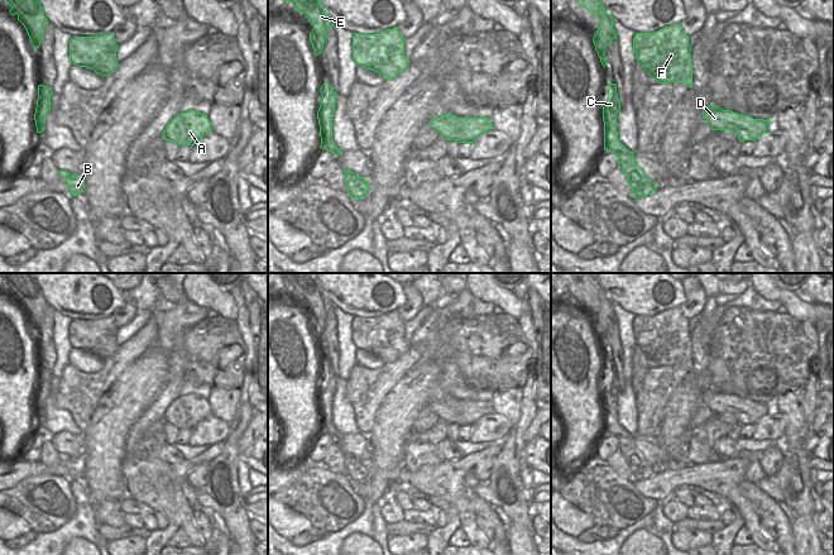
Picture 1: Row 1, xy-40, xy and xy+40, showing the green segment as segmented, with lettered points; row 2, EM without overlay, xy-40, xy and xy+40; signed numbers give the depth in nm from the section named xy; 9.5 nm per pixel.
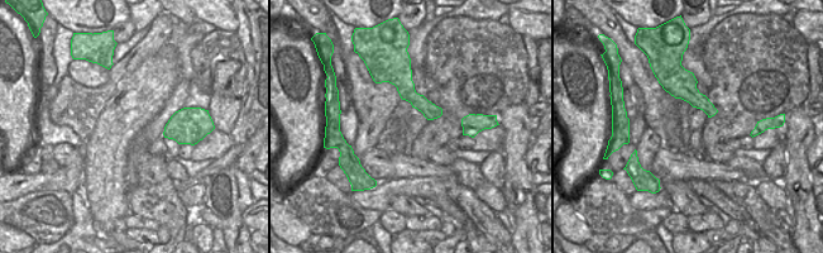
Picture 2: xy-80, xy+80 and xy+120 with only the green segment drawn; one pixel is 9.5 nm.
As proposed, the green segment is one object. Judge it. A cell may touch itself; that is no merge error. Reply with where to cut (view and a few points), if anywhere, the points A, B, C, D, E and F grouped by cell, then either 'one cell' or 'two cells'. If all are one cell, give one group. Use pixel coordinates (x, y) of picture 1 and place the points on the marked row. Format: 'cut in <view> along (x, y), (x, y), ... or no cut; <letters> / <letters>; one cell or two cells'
cut in xy along (458, 118), (456, 139); A / B C D E F; two cells

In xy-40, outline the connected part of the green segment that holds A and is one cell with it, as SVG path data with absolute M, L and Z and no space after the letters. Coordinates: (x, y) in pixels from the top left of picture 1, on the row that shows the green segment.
M190 110L177 114L166 126L163 139L179 145L193 145L211 131L207 115Z

